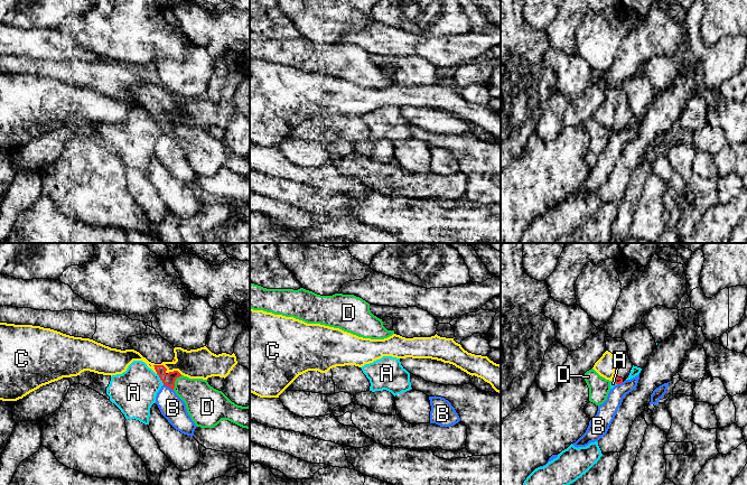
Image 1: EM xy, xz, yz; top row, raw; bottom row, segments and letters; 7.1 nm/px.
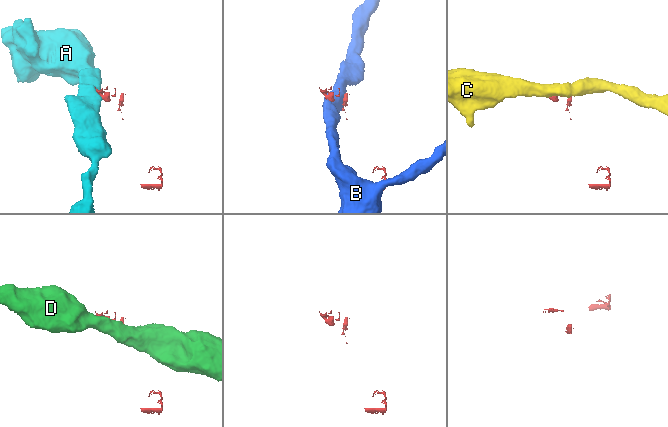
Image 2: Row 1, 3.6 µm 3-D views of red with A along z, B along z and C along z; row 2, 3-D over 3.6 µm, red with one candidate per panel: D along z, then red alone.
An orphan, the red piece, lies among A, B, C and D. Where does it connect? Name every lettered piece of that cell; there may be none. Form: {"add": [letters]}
{"add": []}

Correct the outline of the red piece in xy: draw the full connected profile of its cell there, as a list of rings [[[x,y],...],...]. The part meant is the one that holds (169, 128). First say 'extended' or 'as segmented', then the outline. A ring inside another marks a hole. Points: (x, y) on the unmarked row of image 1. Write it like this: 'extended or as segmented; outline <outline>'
as segmented; outline [[[153,114],[157,123],[159,124],[160,129],[162,130],[164,134],[172,138],[175,137],[175,130],[177,127],[181,125],[178,120],[166,122],[167,118],[164,114]]]

